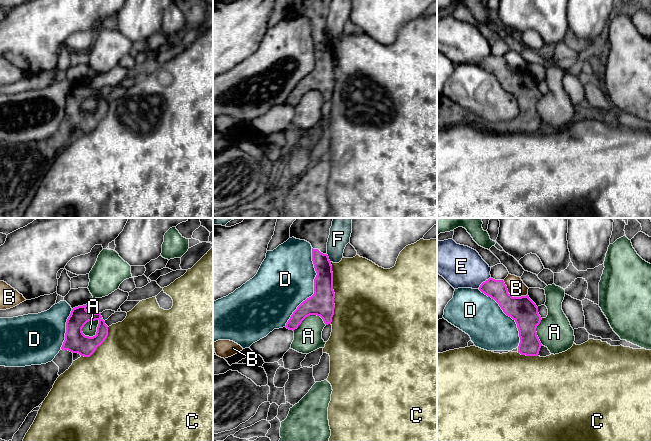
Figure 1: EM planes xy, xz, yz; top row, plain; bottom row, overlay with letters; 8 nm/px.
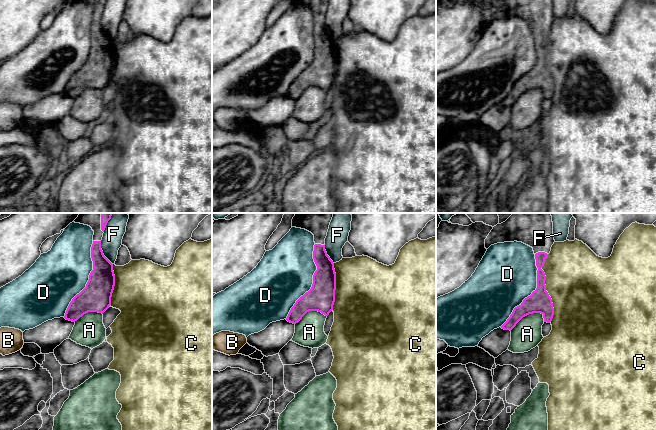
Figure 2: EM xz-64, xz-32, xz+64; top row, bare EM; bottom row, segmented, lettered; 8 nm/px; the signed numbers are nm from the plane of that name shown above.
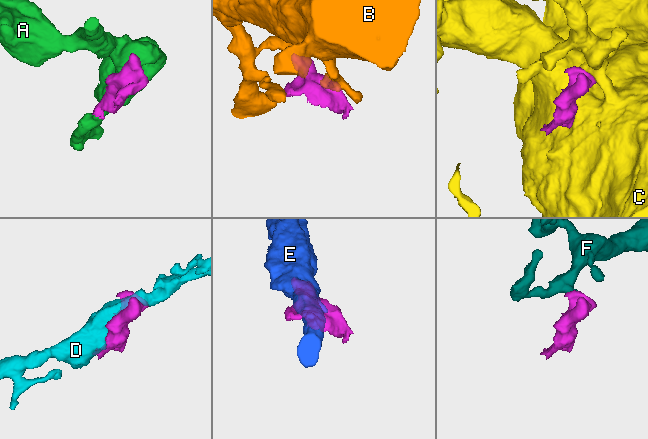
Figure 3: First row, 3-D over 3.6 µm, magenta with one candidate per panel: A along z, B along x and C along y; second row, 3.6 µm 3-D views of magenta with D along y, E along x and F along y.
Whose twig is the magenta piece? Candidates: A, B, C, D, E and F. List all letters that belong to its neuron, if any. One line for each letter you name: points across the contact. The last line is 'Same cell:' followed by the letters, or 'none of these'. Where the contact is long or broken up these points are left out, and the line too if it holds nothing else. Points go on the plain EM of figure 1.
Same cell: none of these

